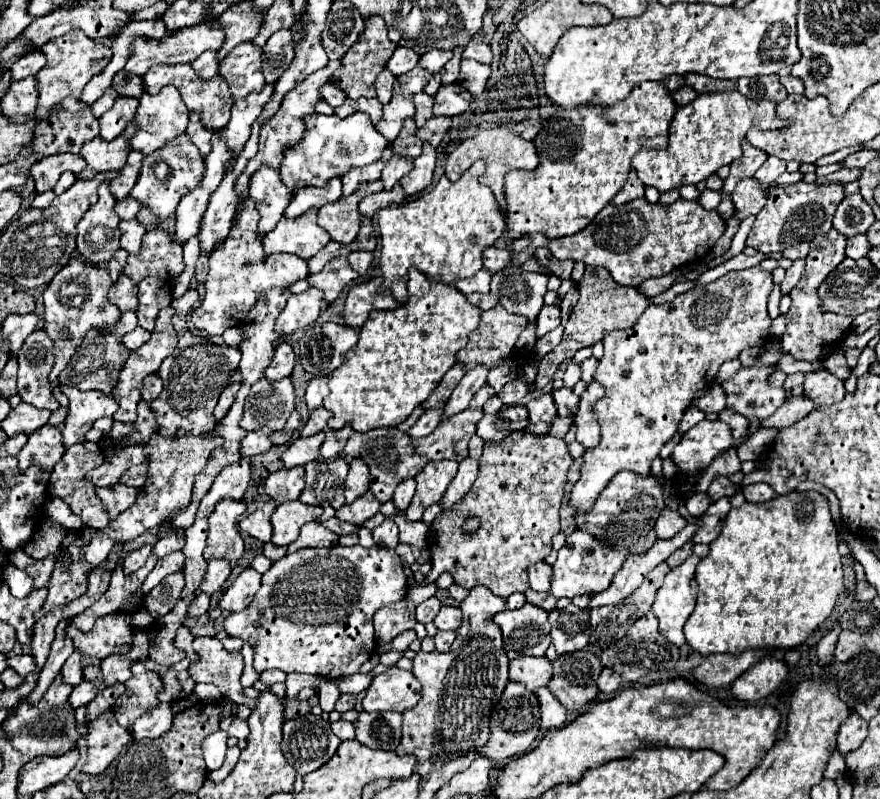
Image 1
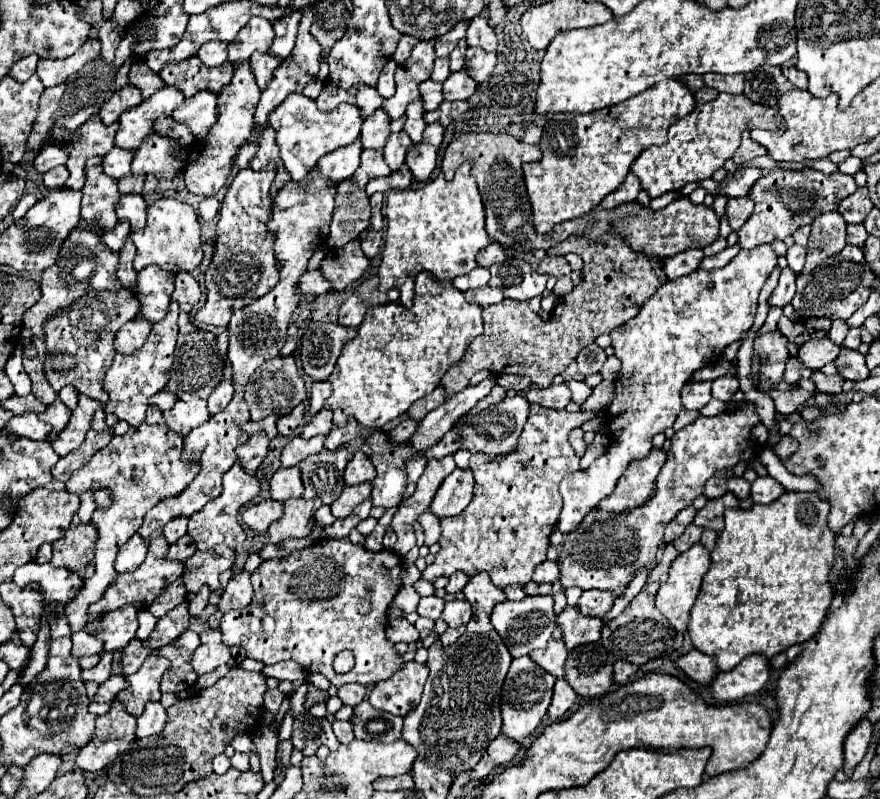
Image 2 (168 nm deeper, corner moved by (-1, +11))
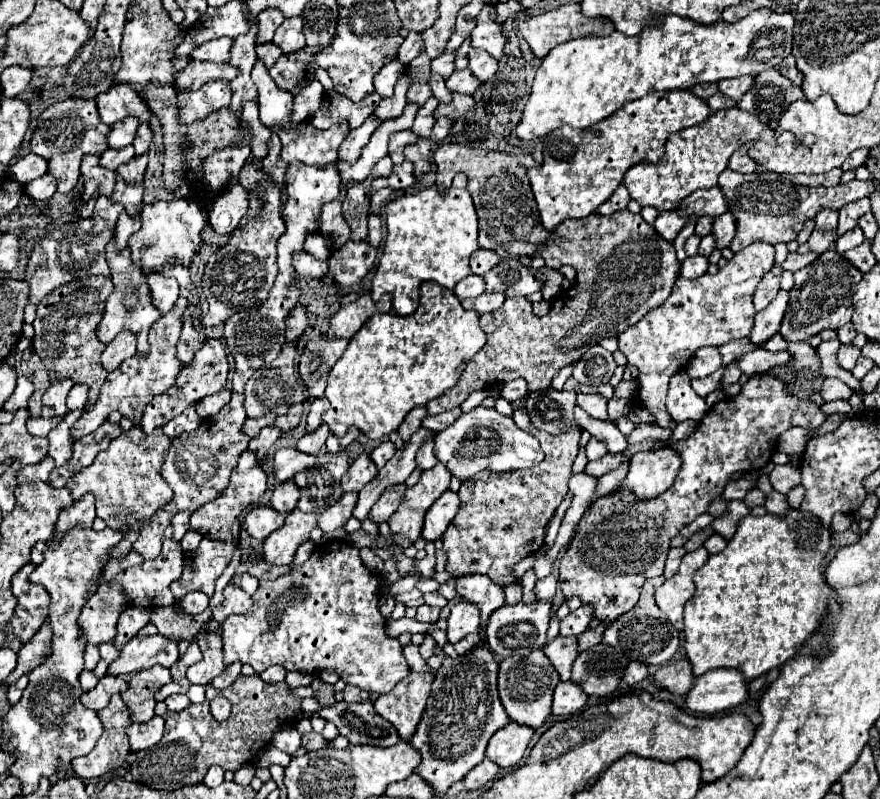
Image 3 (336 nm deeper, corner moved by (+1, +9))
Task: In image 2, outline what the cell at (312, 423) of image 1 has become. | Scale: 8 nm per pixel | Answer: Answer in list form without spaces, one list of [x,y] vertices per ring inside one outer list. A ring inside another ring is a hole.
[[[322,409],[312,417],[312,421],[308,425],[304,425],[302,437],[314,437],[318,433],[326,435],[330,429],[332,429],[332,411],[330,409]]]

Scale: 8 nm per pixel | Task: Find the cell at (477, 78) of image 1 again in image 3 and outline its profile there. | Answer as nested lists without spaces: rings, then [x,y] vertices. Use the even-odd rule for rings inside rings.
[[[470,49],[470,65],[468,67],[480,81],[488,81],[498,71],[498,61],[482,49]]]

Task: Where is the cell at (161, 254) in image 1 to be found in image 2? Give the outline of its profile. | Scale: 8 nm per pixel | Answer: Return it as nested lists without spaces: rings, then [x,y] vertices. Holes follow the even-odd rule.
[[[158,199],[148,207],[146,227],[138,233],[130,235],[136,245],[134,269],[140,271],[146,265],[158,265],[164,271],[194,271],[202,261],[202,243],[200,243],[200,223],[196,211],[176,199]]]

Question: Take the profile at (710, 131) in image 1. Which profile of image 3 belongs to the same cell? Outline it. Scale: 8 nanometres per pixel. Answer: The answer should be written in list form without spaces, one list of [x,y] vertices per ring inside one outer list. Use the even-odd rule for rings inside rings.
[[[726,109],[726,111],[718,111],[714,113],[708,121],[704,121],[704,125],[694,125],[688,129],[682,129],[678,133],[674,133],[668,143],[666,143],[666,153],[658,163],[638,163],[634,165],[626,175],[624,175],[624,185],[630,193],[630,197],[634,201],[638,201],[642,207],[654,207],[658,211],[674,211],[682,199],[686,199],[692,191],[696,189],[710,189],[718,183],[718,175],[728,167],[730,155],[740,149],[744,143],[748,141],[764,141],[764,143],[776,143],[774,131],[760,123],[754,115],[740,111],[740,109]]]

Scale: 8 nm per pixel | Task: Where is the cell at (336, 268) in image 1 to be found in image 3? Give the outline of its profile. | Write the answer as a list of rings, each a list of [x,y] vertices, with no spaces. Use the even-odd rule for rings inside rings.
[[[348,241],[328,259],[330,275],[338,285],[356,285],[374,265],[376,249],[368,241]]]

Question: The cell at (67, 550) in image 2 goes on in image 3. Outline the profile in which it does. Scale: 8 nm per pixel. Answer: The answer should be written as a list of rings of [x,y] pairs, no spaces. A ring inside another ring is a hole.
[[[86,493],[82,499],[74,501],[70,507],[62,509],[58,523],[56,523],[56,539],[64,537],[64,533],[76,525],[82,527],[92,527],[96,513],[94,513],[94,497],[90,493]]]

